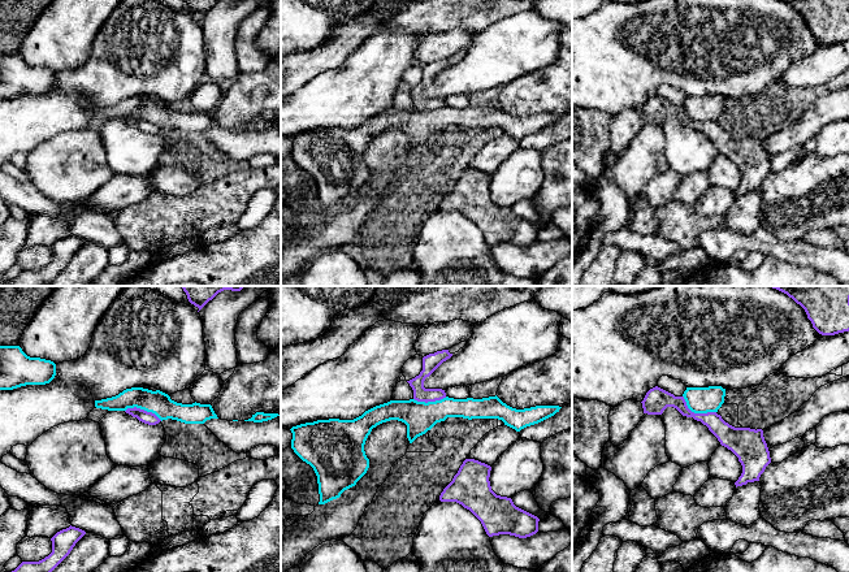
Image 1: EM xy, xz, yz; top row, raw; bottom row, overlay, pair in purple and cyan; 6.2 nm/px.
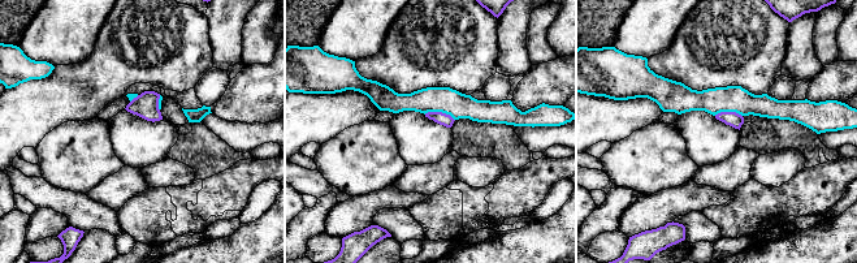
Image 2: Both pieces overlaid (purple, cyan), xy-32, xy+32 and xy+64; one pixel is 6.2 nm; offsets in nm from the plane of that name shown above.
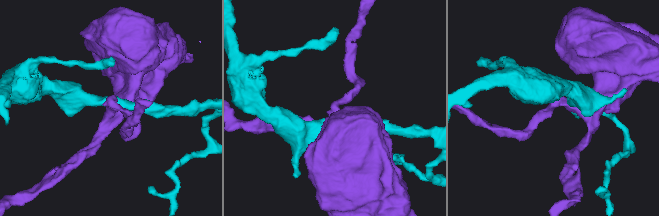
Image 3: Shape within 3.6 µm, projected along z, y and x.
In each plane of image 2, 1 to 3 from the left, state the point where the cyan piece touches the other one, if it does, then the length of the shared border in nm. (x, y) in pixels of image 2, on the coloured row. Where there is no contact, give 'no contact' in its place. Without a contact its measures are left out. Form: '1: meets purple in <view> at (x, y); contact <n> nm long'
1: meets purple in xy-32 at (158, 103); contact 100 nm long
2: meets purple in xy+32 at (440, 112); contact 200 nm long
3: meets purple in xy+64 at (728, 112); contact 180 nm long

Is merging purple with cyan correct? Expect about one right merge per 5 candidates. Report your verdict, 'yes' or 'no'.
no

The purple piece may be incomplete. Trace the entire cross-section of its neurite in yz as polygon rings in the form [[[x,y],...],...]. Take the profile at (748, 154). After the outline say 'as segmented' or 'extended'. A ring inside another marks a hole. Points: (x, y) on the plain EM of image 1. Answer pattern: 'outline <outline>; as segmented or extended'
outline [[[658,95],[650,98],[641,112],[644,122],[662,124],[667,116],[673,116],[683,125],[693,126],[706,134],[720,153],[731,159],[742,174],[742,182],[735,191],[736,196],[759,190],[771,172],[762,138],[735,136],[716,121],[694,122],[688,117],[684,105],[675,105]]]; as segmented

